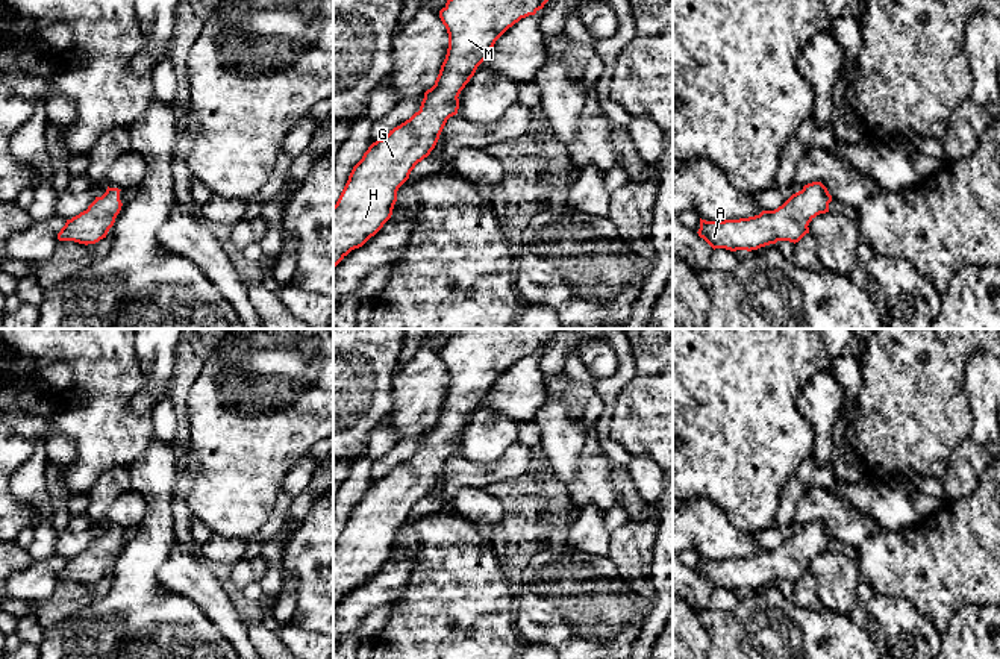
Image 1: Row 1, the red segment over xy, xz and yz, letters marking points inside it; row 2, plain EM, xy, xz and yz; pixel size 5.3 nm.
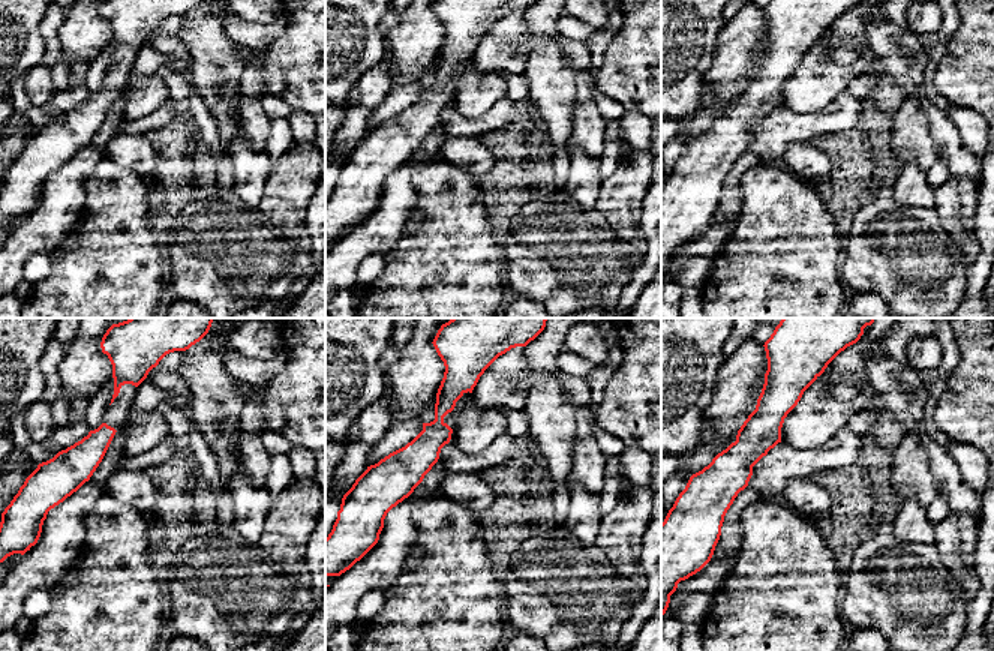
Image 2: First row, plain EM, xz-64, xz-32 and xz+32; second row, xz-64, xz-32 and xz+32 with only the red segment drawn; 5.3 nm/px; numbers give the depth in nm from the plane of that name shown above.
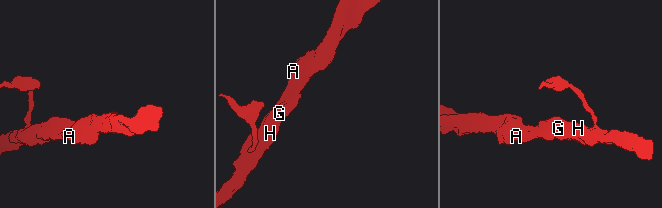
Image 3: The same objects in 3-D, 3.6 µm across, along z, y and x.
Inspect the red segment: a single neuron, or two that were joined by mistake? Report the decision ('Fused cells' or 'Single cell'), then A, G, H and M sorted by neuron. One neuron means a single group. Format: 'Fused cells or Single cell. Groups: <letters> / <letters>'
Single cell. Groups: A G H M

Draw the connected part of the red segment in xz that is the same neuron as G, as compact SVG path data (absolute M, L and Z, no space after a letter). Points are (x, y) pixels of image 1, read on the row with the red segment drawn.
M447 0L439 18L448 33L448 48L435 85L424 92L420 111L373 142L353 167L333 206L333 268L355 248L362 247L391 218L398 188L418 162L430 155L447 120L458 114L459 94L495 41L515 23L535 15L548 0Z

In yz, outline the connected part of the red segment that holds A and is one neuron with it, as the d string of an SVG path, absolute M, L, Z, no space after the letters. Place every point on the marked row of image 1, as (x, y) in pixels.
M812 182L792 194L774 211L762 211L759 215L706 221L700 218L698 236L714 250L726 248L758 250L777 241L798 242L809 233L809 223L820 214L829 212L832 195L821 182Z

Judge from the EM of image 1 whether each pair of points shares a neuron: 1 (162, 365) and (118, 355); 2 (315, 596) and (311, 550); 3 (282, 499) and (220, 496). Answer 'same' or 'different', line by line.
1: different
2: same
3: different

